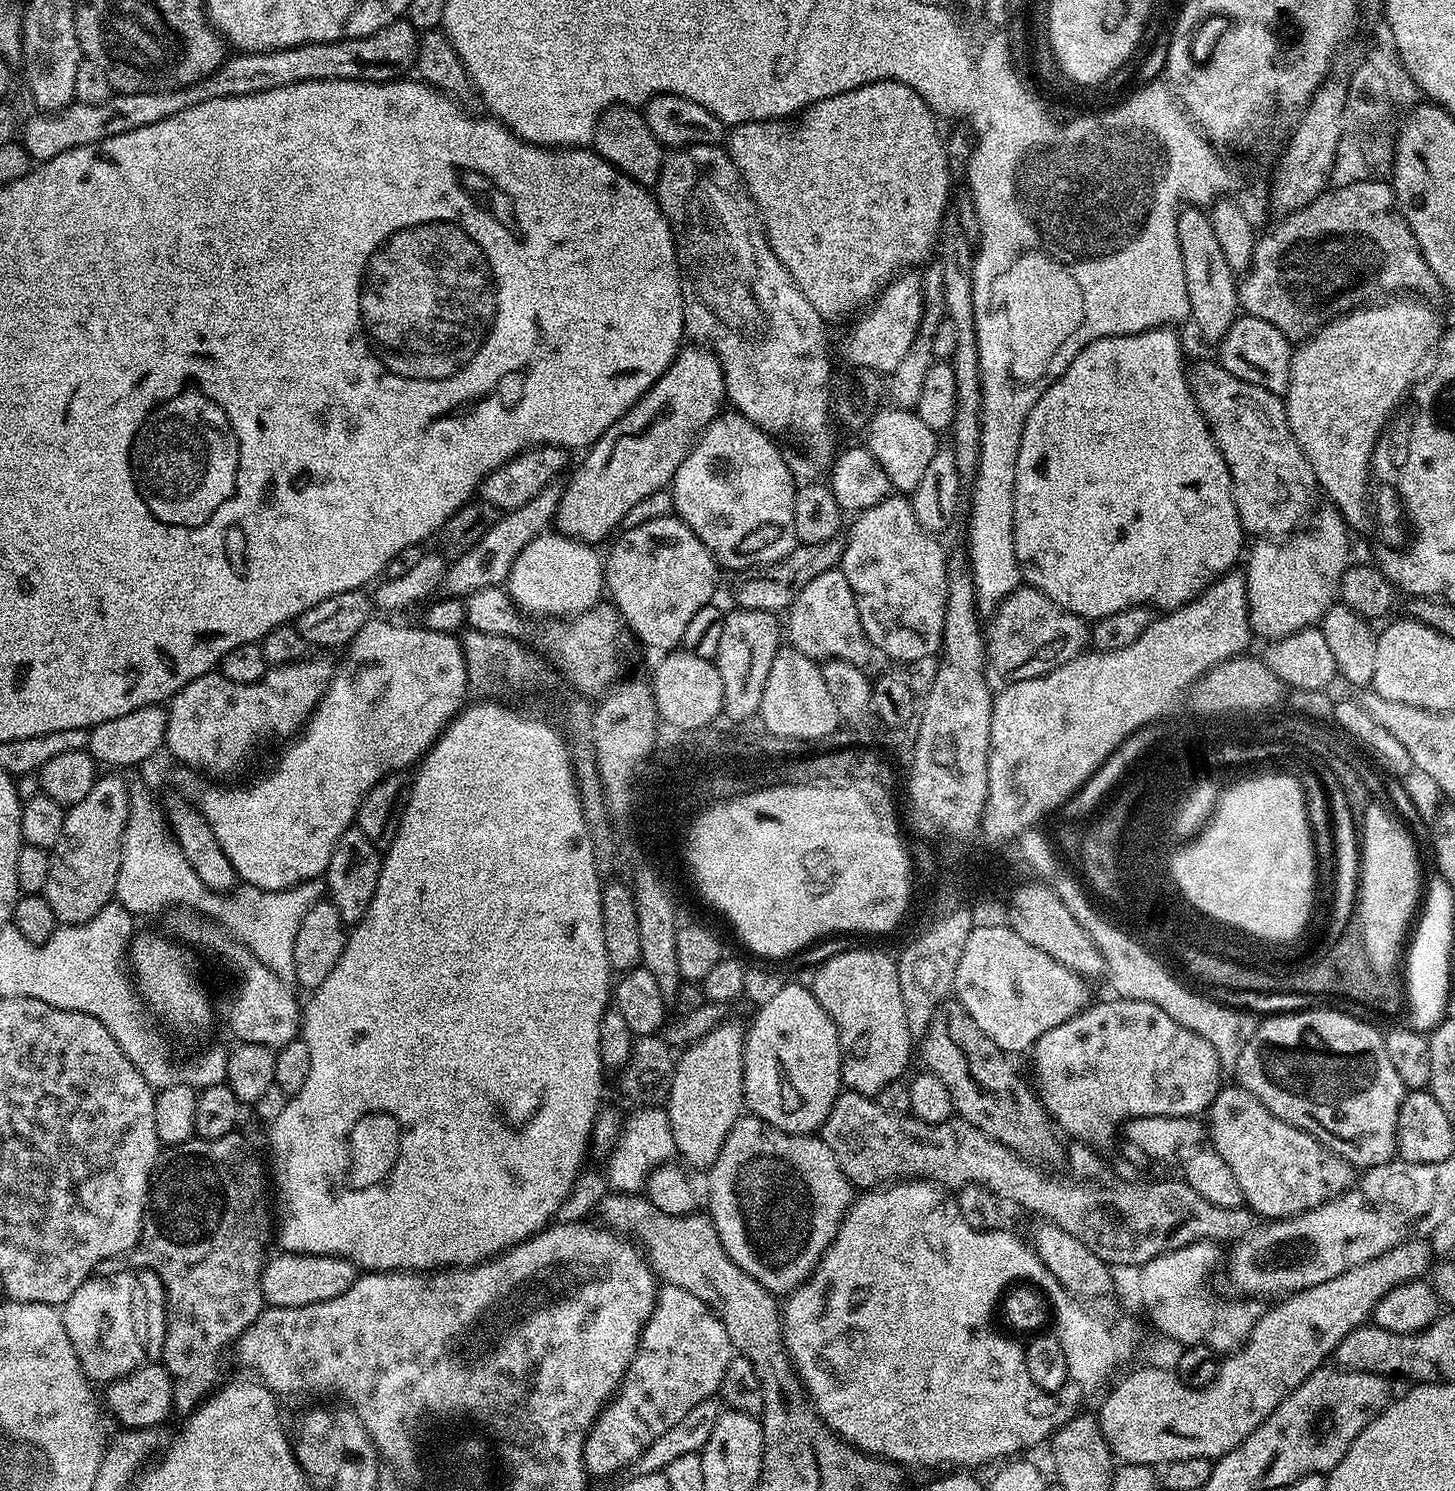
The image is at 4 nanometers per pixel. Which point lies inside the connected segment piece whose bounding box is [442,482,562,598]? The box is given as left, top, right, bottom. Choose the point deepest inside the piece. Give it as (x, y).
(487, 564)

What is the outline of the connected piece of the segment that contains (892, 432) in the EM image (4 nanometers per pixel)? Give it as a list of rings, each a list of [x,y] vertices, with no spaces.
[[[881,406],[866,424],[868,453],[880,463],[886,476],[890,478],[893,489],[900,494],[910,494],[922,482],[930,458],[934,458],[938,447],[938,434],[918,418],[915,411],[895,406]]]

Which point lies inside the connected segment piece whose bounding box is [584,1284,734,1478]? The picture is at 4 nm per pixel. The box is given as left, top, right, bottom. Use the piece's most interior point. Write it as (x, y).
(681, 1358)

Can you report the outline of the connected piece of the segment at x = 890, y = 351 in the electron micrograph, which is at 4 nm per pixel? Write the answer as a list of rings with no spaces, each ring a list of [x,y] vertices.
[[[901,274],[881,291],[878,302],[861,311],[851,321],[852,329],[844,336],[840,356],[852,368],[869,368],[881,374],[891,374],[902,362],[906,350],[916,337],[920,319],[924,317],[924,293],[919,279]]]

